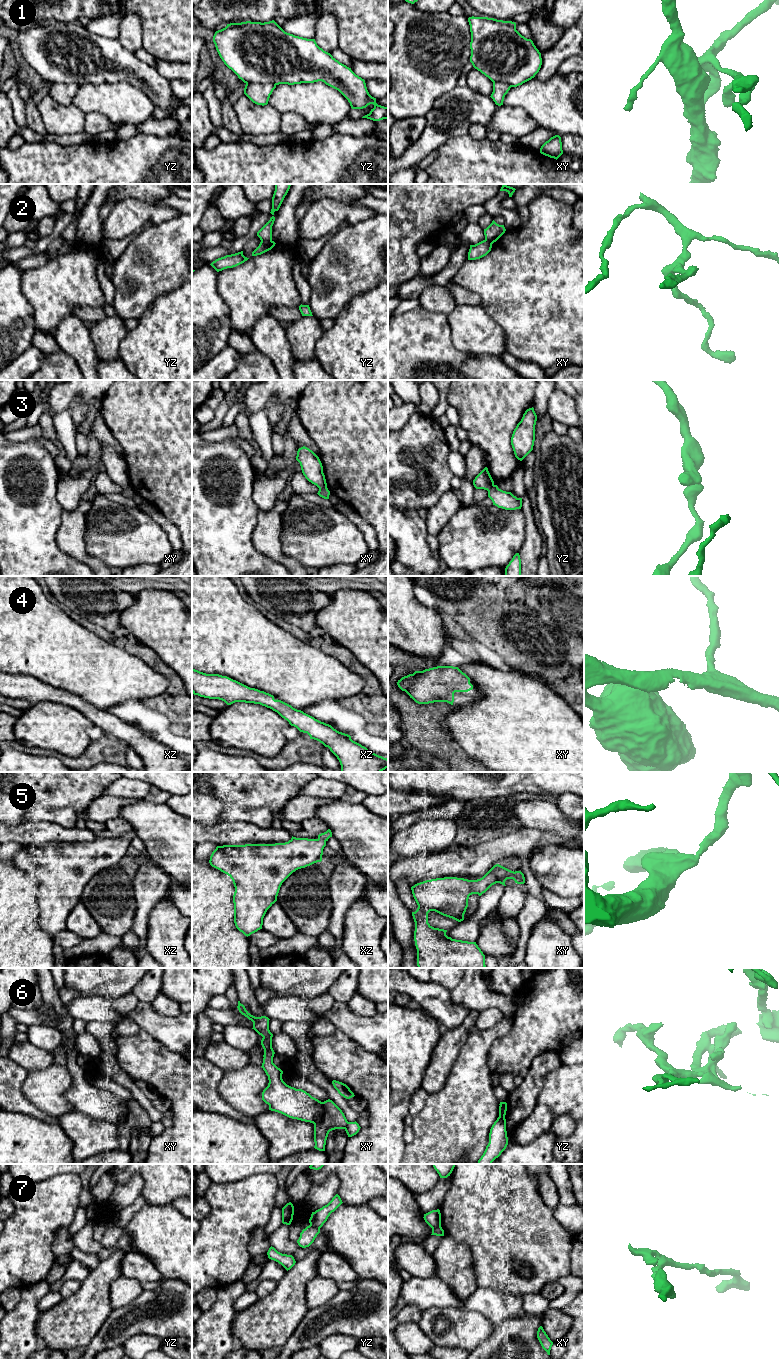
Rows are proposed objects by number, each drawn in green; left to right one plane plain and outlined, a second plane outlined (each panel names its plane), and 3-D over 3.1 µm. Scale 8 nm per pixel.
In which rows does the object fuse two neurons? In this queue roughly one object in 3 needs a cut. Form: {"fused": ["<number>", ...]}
{"fused": ["1", "2", "3", "6", "7"]}

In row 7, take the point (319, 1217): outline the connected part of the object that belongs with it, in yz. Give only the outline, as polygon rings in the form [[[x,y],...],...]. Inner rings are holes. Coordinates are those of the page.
[[[336,1194],[327,1205],[316,1210],[315,1212],[312,1212],[309,1219],[310,1225],[321,1228],[323,1224],[327,1221],[330,1214],[334,1212],[342,1203],[343,1202],[340,1196]]]

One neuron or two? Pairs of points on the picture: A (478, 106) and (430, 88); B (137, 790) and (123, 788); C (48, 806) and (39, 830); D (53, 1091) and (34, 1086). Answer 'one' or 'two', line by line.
A: two
B: one
C: two
D: one

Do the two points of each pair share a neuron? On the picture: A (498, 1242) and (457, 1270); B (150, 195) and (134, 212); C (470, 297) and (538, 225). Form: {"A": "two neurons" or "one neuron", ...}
{"A": "two neurons", "B": "two neurons", "C": "two neurons"}

